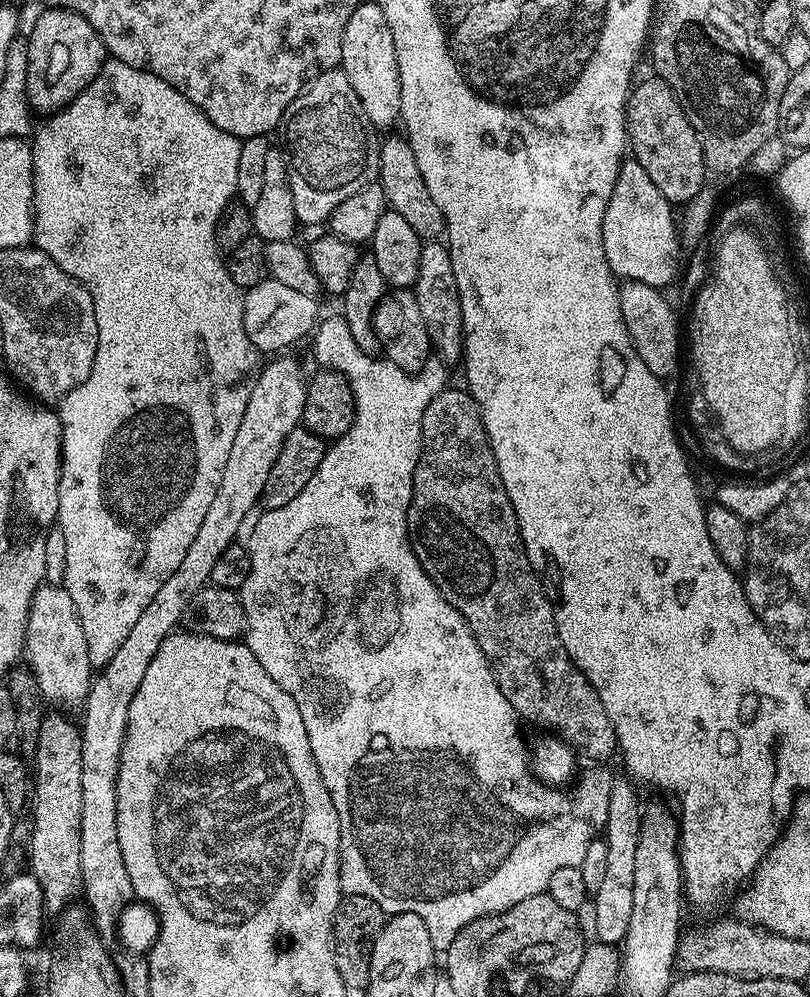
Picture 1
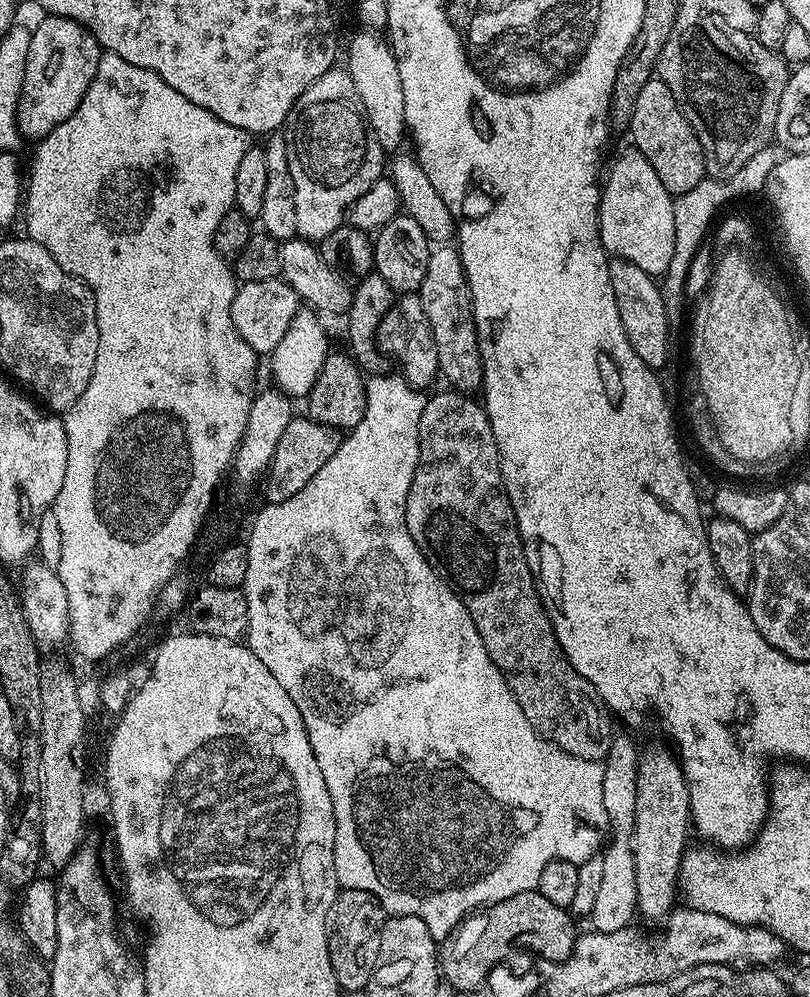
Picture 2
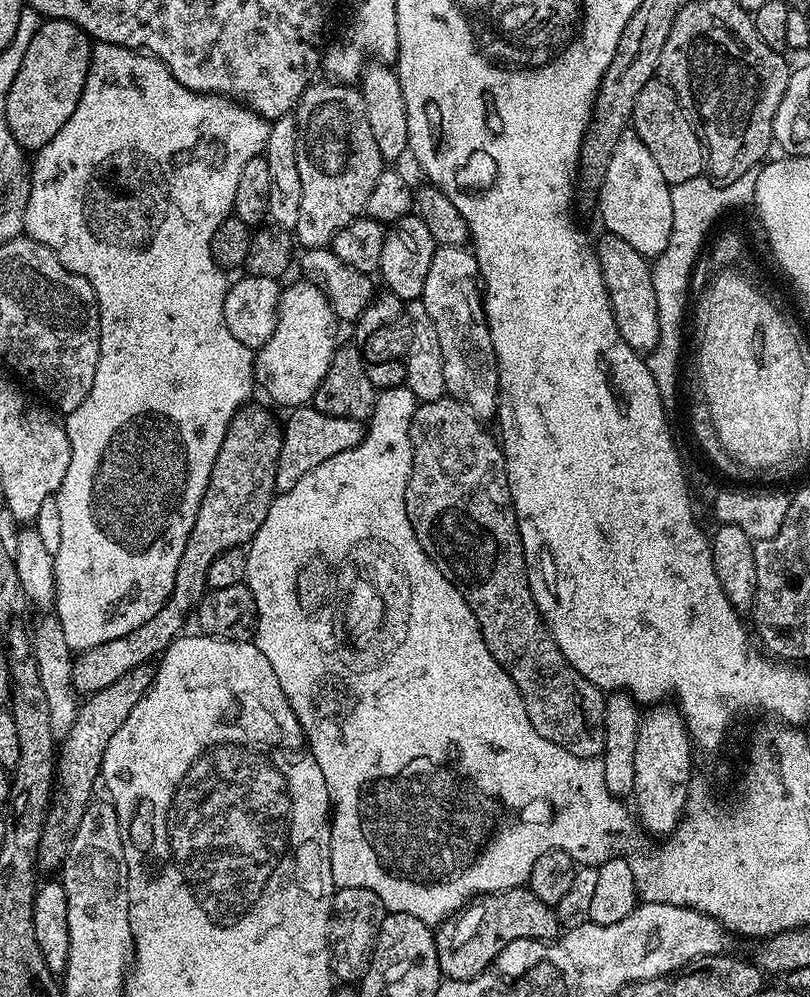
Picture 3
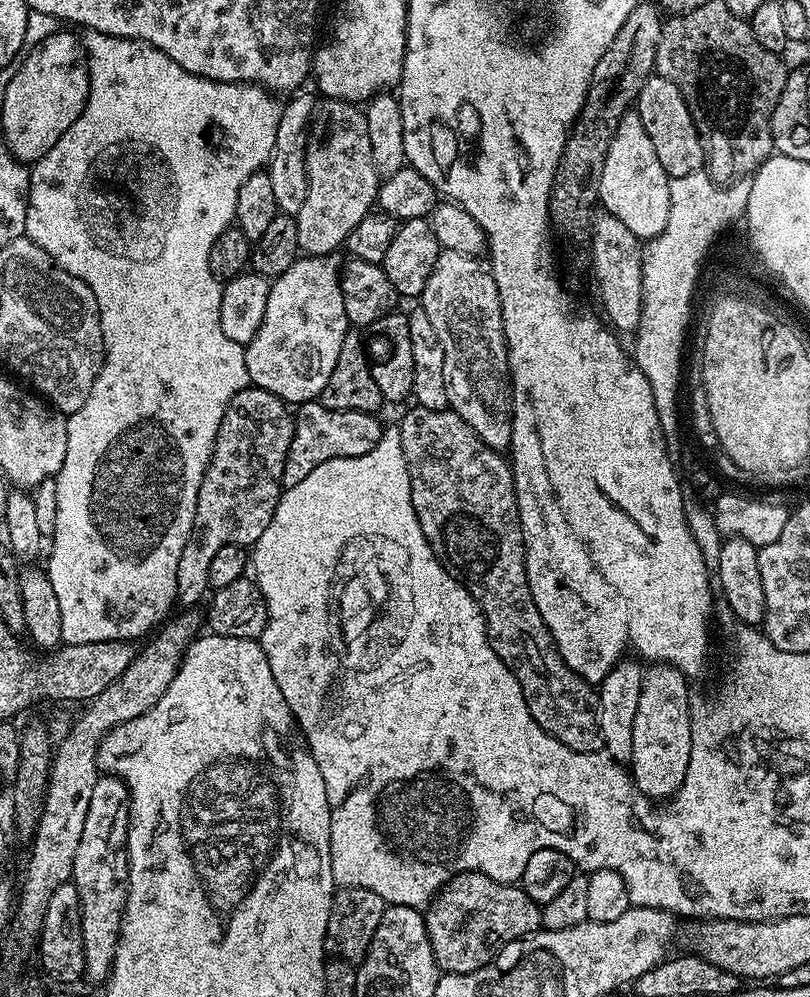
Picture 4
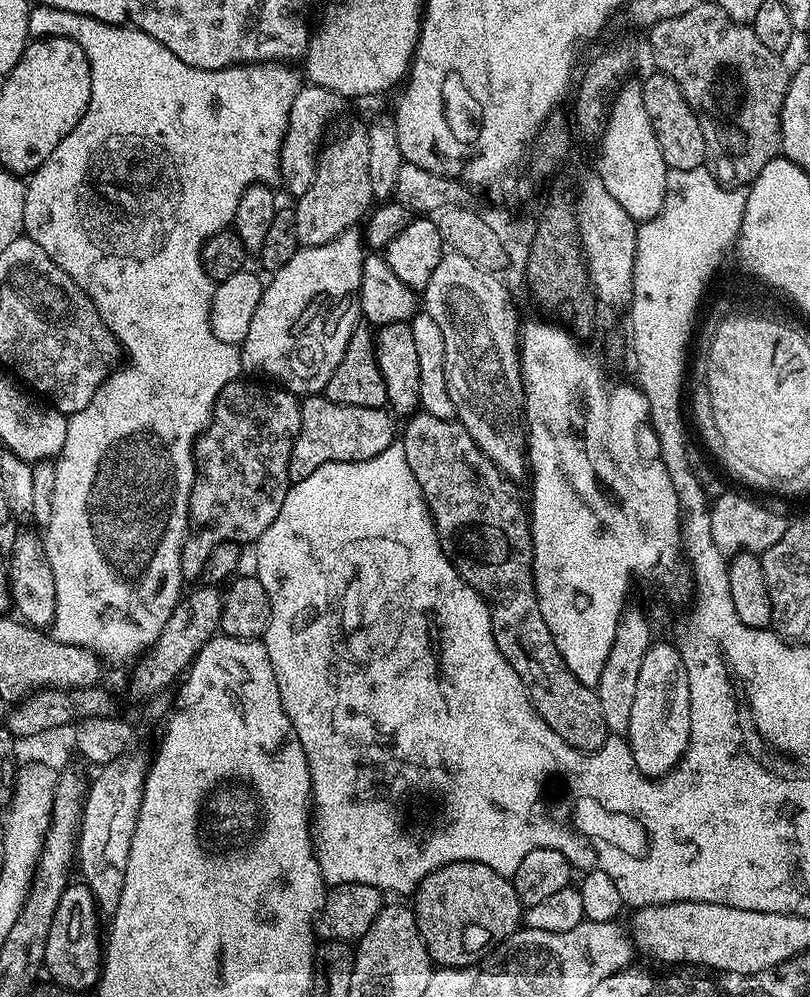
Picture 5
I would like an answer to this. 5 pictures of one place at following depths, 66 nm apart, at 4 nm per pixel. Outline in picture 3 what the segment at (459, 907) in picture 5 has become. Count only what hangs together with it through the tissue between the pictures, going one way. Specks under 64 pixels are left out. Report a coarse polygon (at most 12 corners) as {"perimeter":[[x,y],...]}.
{"perimeter":[[528,886],[473,899],[439,925],[449,980],[472,980],[560,919]]}

